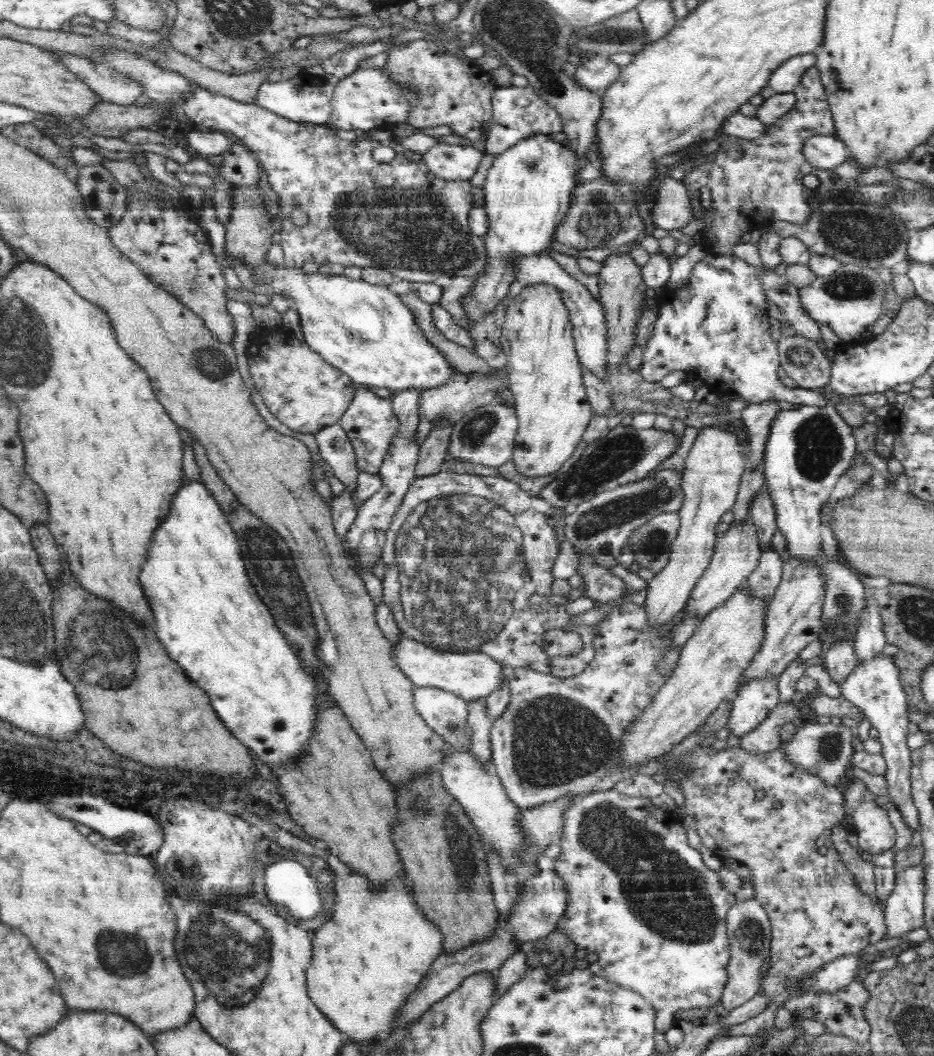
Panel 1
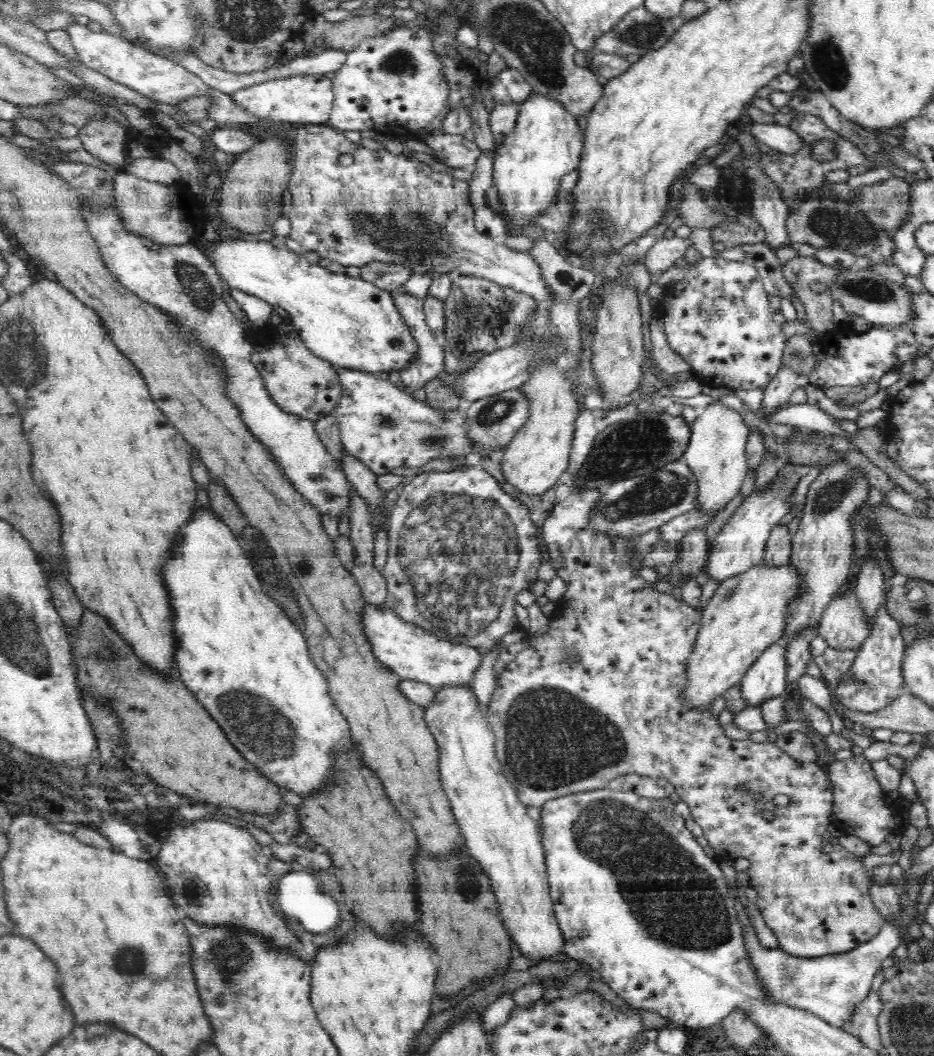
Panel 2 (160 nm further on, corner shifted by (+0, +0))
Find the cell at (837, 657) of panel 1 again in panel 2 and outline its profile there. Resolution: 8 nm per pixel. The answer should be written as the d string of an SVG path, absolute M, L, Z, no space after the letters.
M854 590L834 597L818 625L819 635L830 648L838 650L860 648L871 631Z

